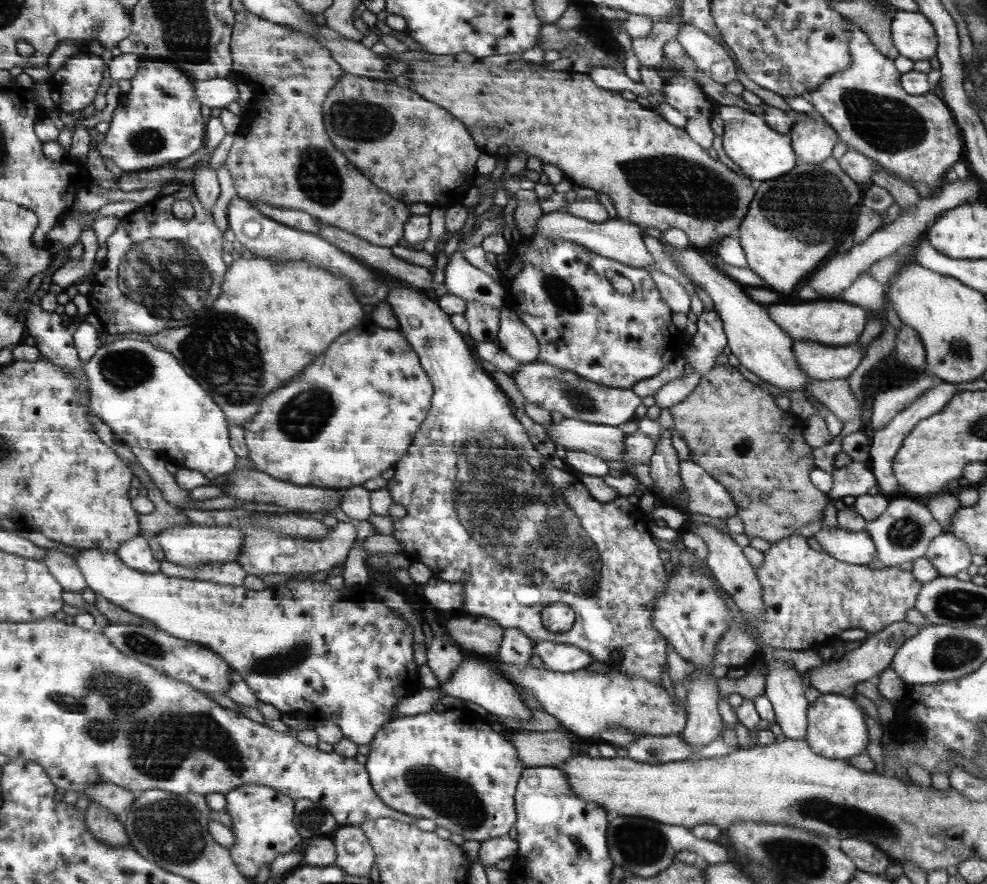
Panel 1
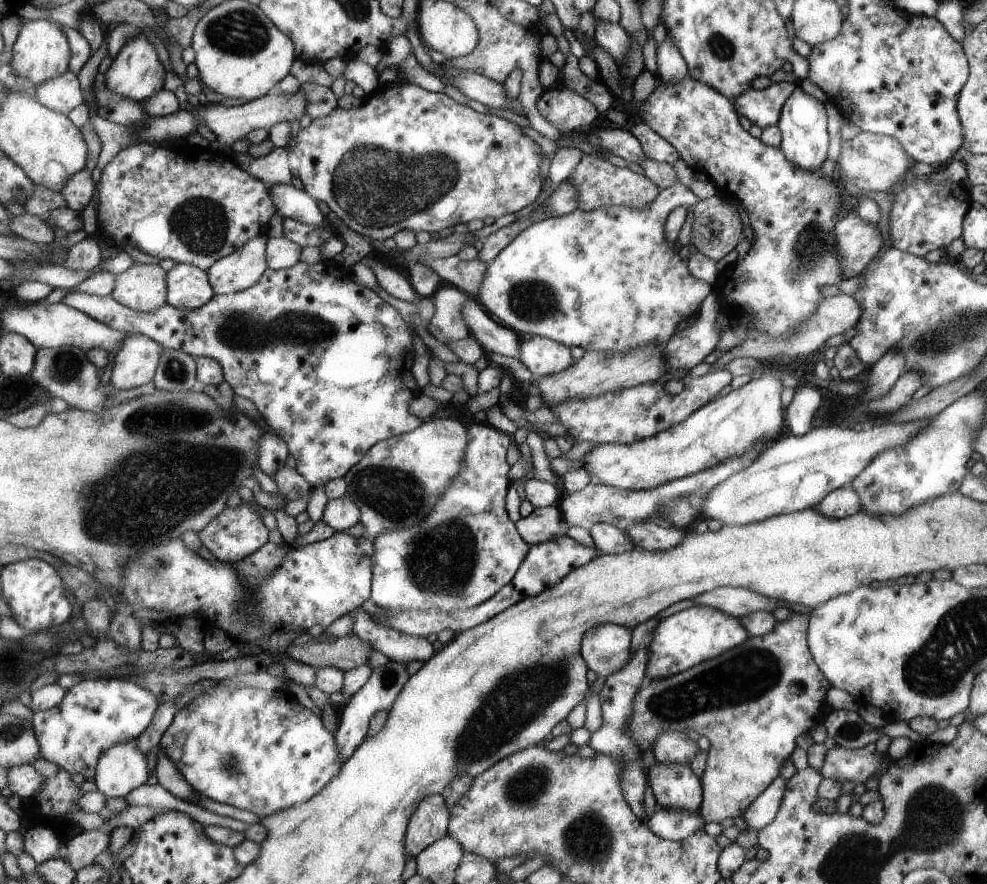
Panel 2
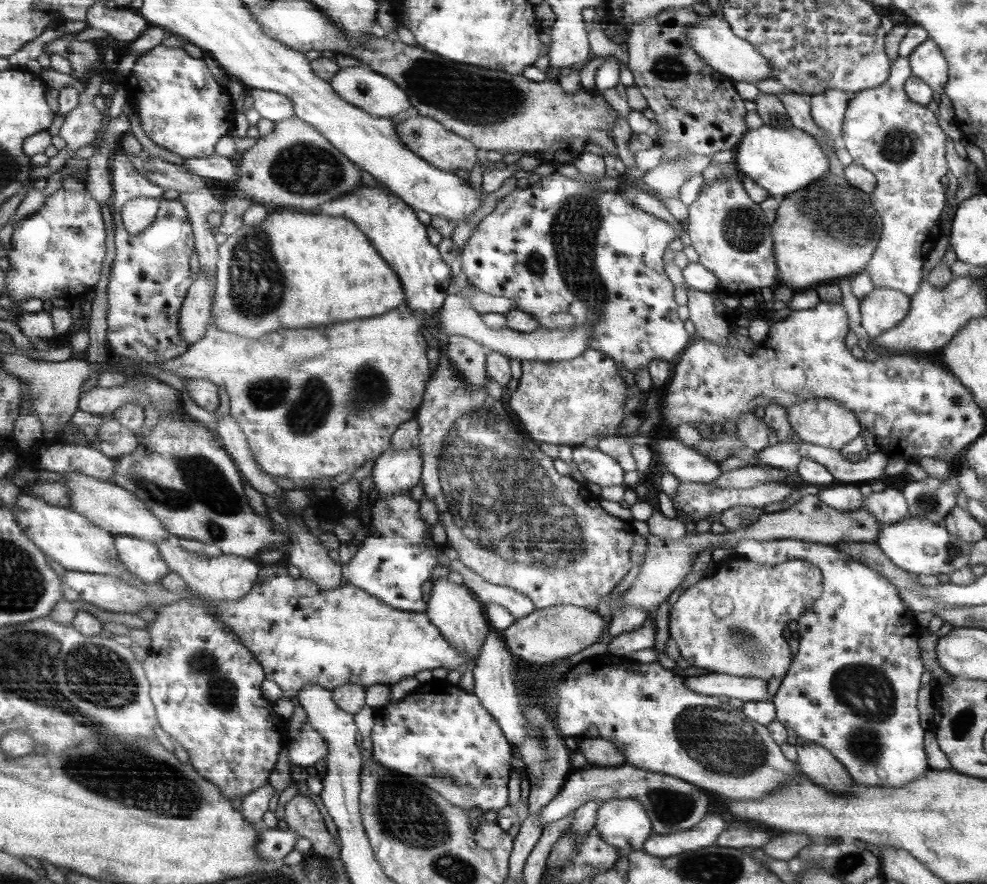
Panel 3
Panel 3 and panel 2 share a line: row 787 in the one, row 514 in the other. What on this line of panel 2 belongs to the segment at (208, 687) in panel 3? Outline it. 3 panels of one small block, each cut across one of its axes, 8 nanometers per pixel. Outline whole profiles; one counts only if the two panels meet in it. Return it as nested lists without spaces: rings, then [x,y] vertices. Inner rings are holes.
[[[240,501],[239,506],[235,508],[227,504],[208,525],[196,533],[201,544],[211,552],[214,559],[224,563],[235,563],[243,561],[243,558],[247,558],[263,546],[267,542],[269,531],[261,521],[258,504]]]

